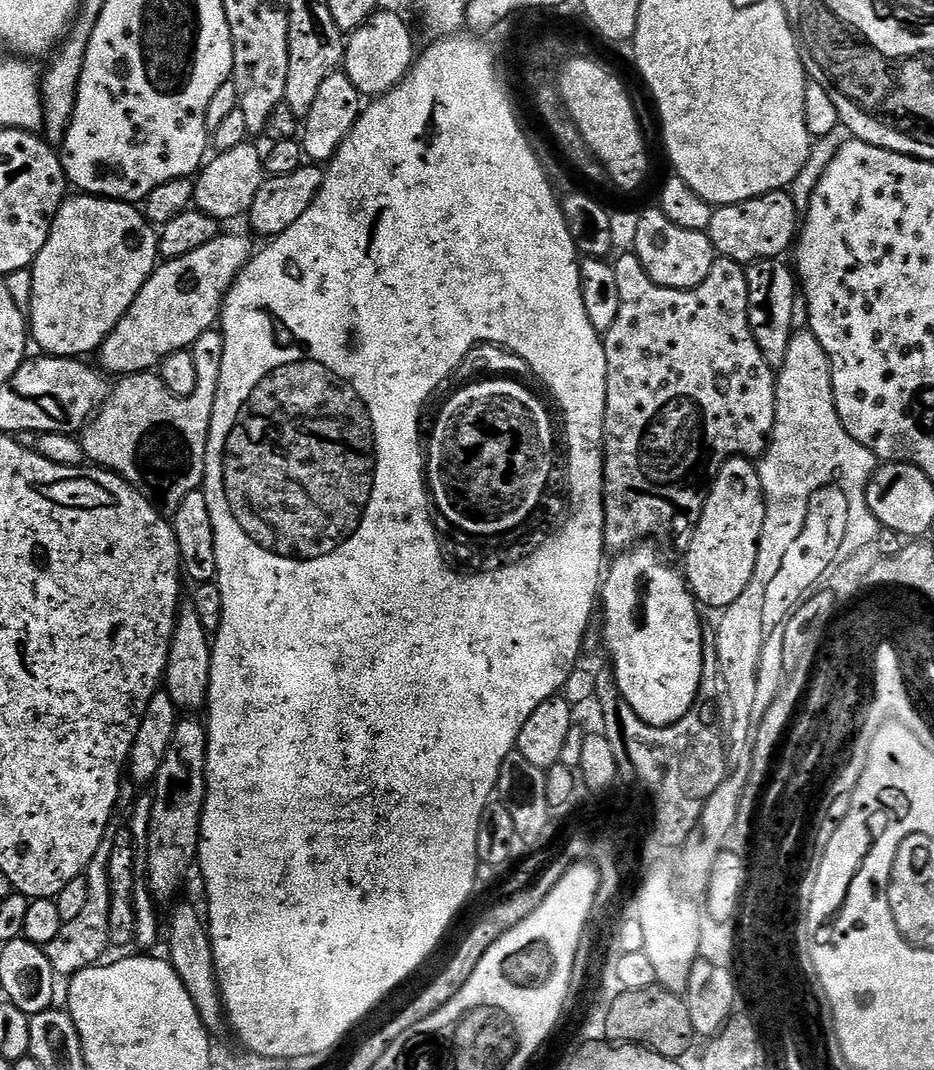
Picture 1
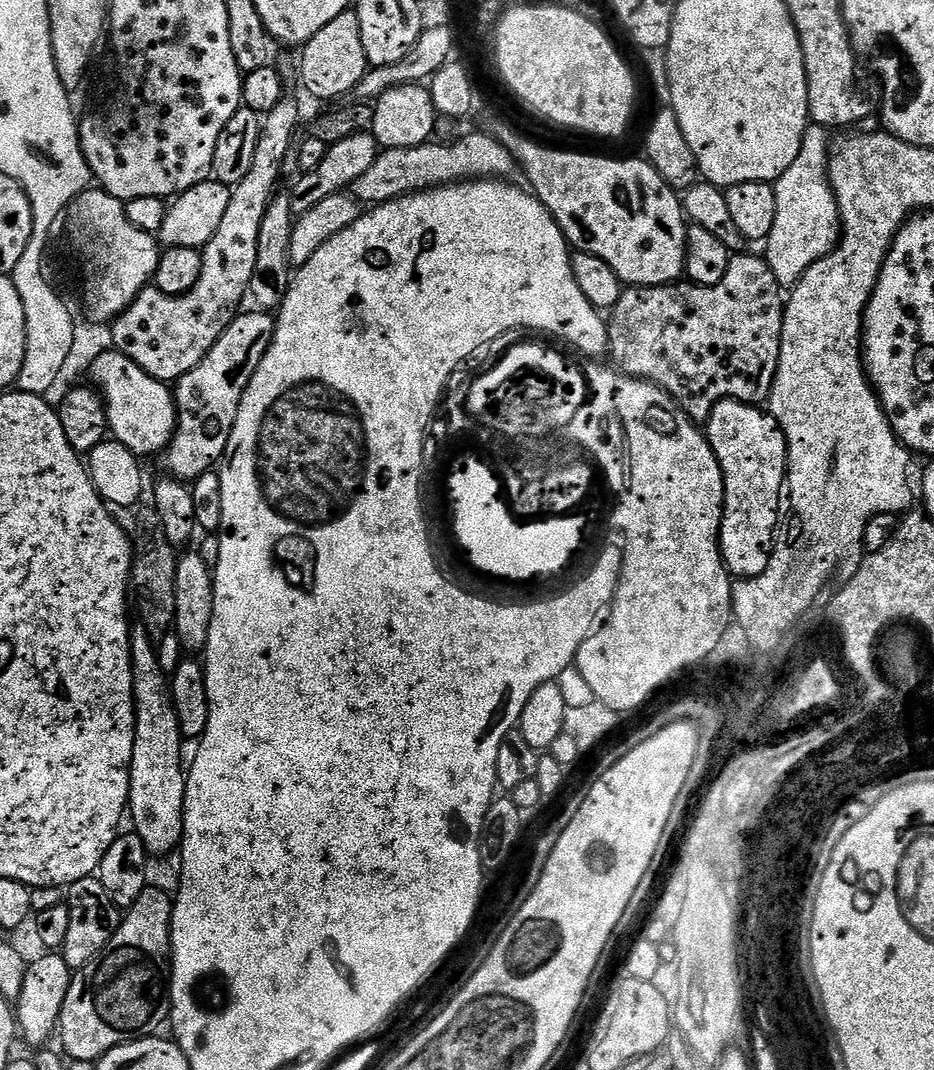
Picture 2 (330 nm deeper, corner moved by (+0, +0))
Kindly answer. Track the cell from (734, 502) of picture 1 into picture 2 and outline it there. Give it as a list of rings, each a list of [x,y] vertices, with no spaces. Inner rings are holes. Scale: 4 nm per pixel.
[[[721,400],[712,410],[711,416],[706,421],[706,435],[708,444],[714,450],[716,461],[722,474],[724,475],[724,517],[720,523],[720,557],[724,559],[724,567],[736,578],[751,578],[761,576],[768,568],[768,563],[772,561],[774,545],[772,543],[778,538],[778,525],[782,520],[782,493],[786,488],[786,473],[788,470],[788,444],[784,441],[784,434],[780,431],[780,426],[775,418],[763,407],[742,404],[738,400]]]

